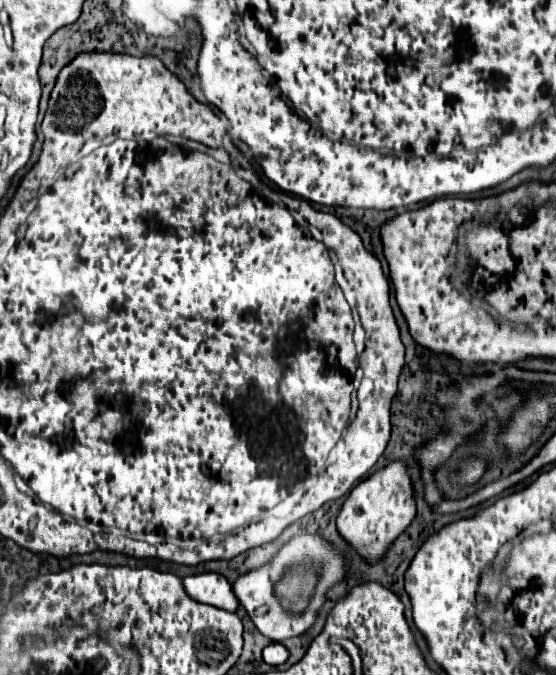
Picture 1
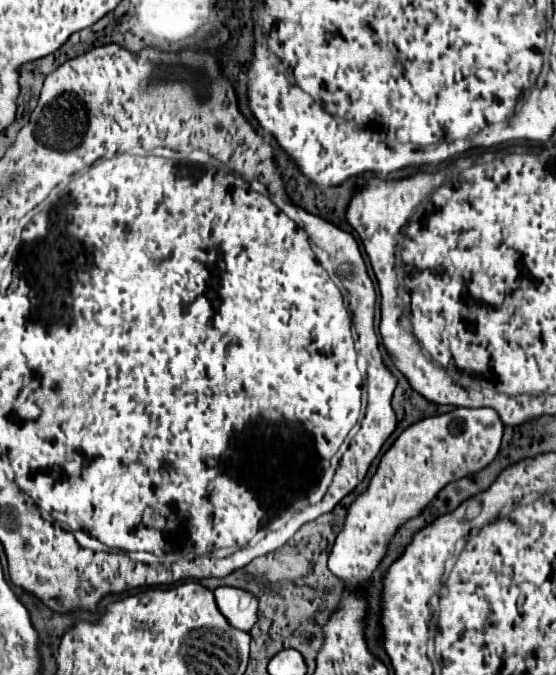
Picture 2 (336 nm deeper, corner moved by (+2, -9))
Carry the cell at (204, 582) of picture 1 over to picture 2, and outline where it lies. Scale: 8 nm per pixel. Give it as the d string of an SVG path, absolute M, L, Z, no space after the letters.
M217 587L213 595L229 625L241 631L249 631L253 627L257 621L257 599L249 591L237 587Z

